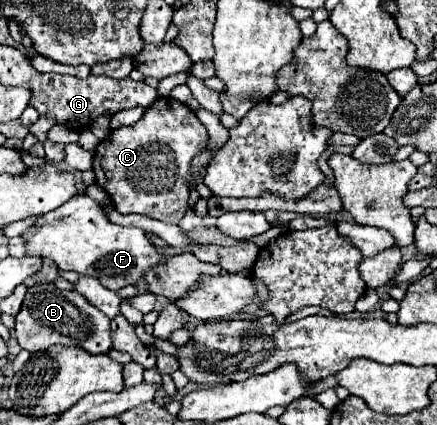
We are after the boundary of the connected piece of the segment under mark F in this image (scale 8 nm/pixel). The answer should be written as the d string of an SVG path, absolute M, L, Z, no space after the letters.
M76 195L62 207L38 217L38 221L24 233L24 239L28 243L28 255L52 259L62 271L92 275L112 291L126 285L138 285L144 273L164 259L142 229L110 223L104 209L86 195Z

